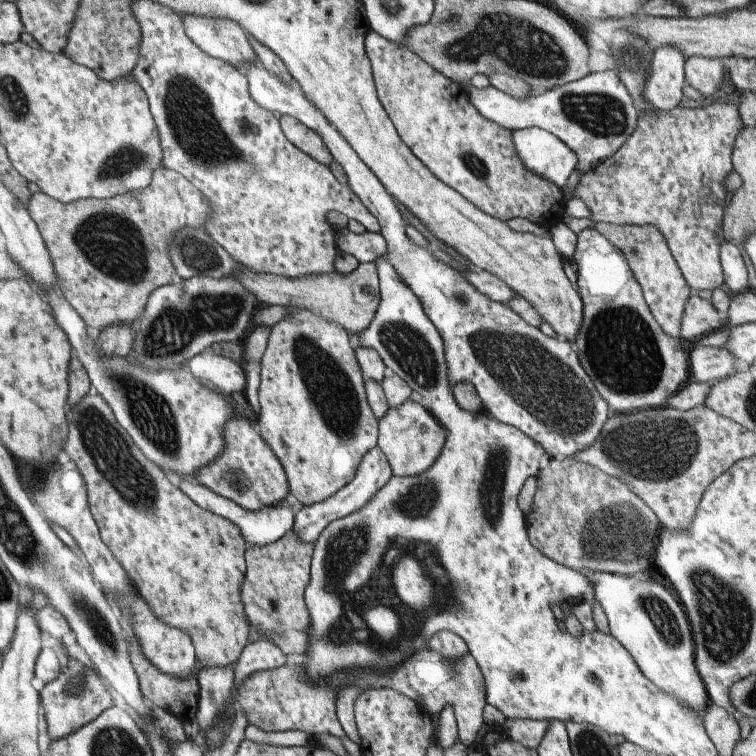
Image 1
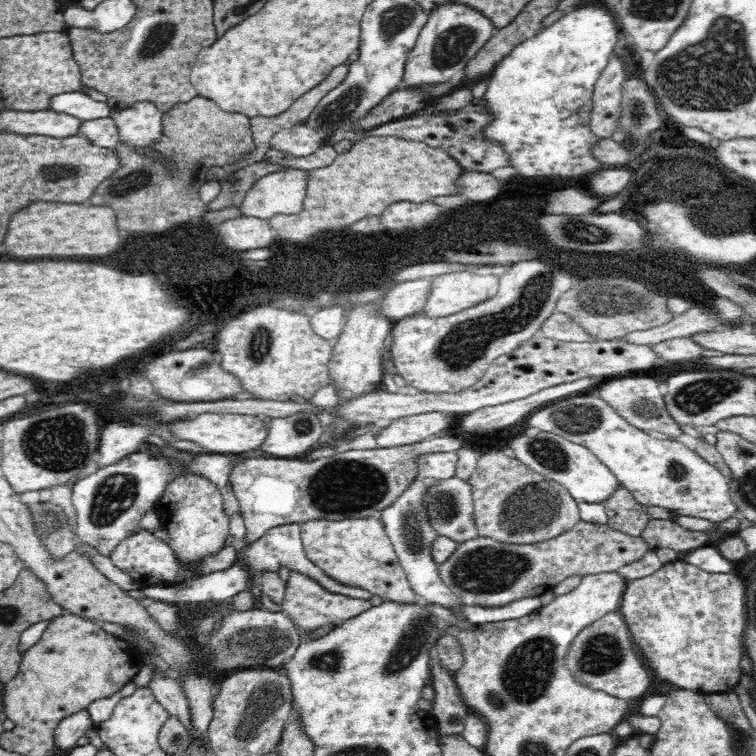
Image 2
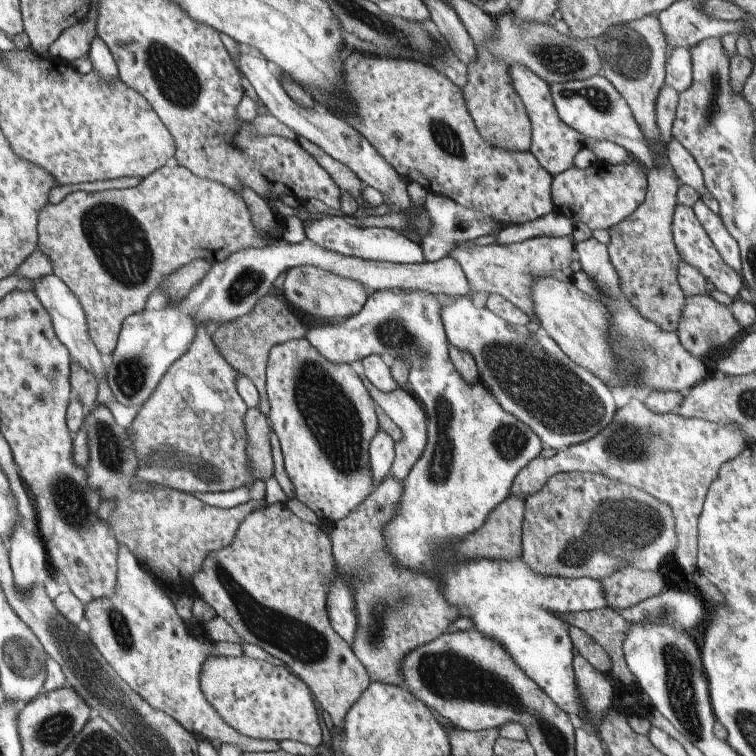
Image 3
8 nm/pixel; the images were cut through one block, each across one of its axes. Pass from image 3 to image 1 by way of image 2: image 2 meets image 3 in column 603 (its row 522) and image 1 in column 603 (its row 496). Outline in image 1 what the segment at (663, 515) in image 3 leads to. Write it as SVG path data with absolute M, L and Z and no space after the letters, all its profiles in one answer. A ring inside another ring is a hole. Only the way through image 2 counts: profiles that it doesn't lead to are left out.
M549 458L547 466L545 466L545 468L539 468L535 477L535 494L531 503L530 511L527 516L525 516L524 521L526 524L528 541L531 543L531 546L535 547L535 550L543 553L543 556L546 556L549 560L555 561L557 564L583 572L587 570L598 573L624 575L625 577L637 577L645 576L646 573L649 572L649 569L653 567L654 550L657 544L658 534L663 526L658 521L655 513L634 492L631 492L631 489L625 483L621 482L614 476L609 476L608 474L601 472L598 468L585 463L580 463L579 461L574 461L571 458L562 460Z

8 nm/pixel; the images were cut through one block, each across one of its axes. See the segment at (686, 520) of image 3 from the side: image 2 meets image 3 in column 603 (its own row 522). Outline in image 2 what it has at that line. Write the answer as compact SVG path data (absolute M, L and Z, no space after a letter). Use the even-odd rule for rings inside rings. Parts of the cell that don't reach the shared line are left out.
M456 476L438 480L422 495L422 505L428 513L428 524L440 536L447 536L457 543L466 542L479 536L476 528L474 502L472 500L472 489L470 482L461 480Z

